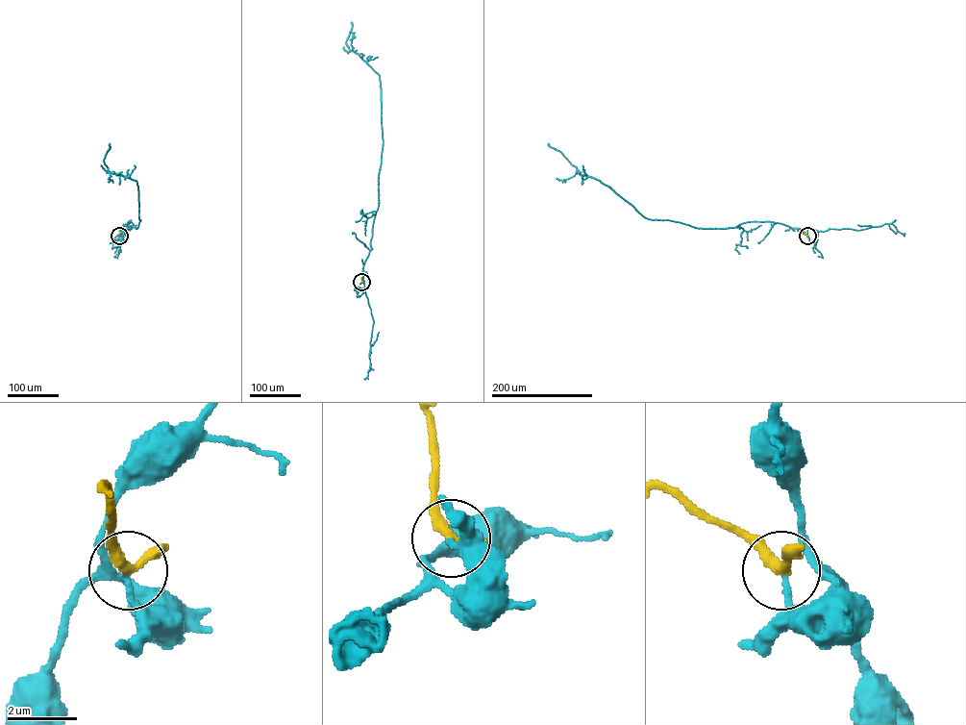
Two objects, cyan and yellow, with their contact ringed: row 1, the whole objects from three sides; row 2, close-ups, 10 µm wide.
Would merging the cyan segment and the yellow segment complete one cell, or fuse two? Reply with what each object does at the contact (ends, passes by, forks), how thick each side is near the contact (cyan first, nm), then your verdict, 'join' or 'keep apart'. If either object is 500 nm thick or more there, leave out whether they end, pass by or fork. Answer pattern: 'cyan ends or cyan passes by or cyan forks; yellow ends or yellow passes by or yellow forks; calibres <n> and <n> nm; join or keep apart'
cyan ends; yellow passes by; calibres 140 and 280 nm; keep apart

